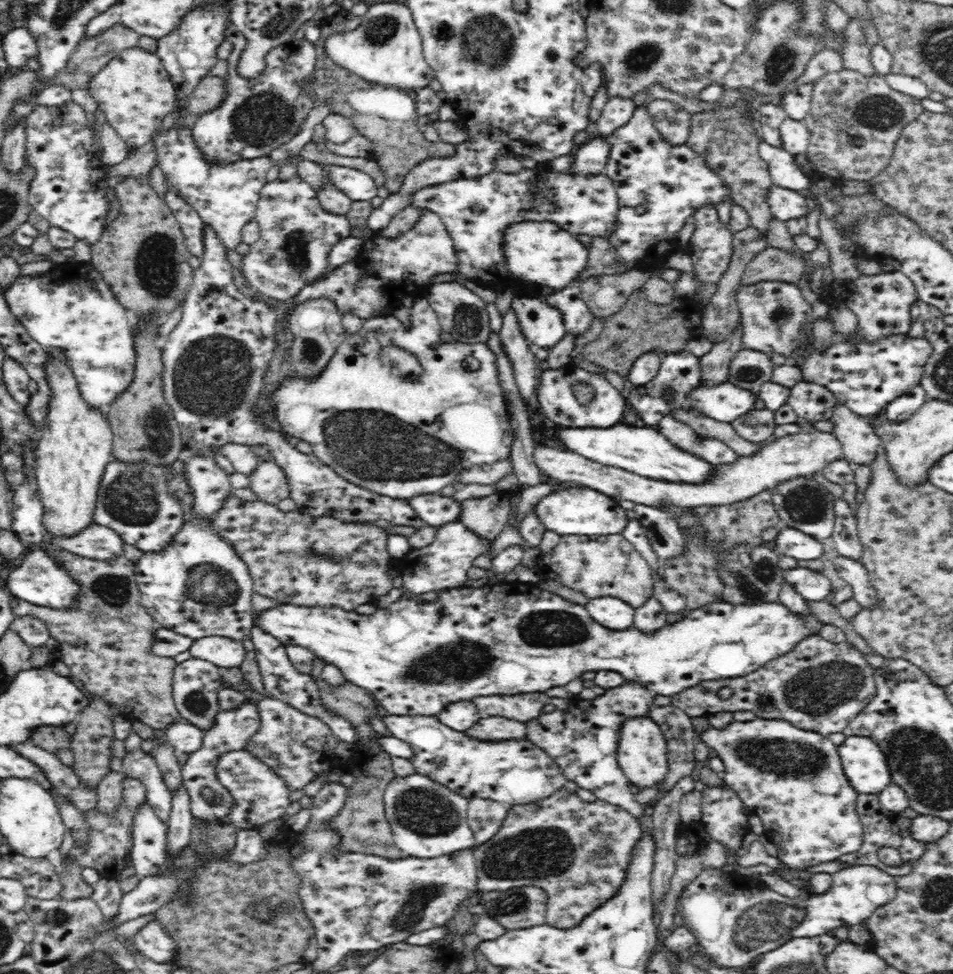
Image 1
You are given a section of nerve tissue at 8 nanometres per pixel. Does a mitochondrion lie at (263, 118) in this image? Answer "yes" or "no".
yes

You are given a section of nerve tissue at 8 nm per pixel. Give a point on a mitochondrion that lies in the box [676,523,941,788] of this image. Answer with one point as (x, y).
(817, 691)

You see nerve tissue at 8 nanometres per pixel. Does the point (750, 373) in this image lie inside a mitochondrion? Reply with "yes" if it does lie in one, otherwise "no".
yes

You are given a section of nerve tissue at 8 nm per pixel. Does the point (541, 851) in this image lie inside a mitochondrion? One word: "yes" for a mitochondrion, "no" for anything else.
yes

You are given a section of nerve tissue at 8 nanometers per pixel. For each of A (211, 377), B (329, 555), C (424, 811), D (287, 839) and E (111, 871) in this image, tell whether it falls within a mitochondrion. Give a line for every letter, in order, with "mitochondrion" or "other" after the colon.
A: mitochondrion
B: mitochondrion
C: mitochondrion
D: other
E: other

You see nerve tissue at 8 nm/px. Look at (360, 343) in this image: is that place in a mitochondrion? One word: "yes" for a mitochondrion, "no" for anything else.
no

